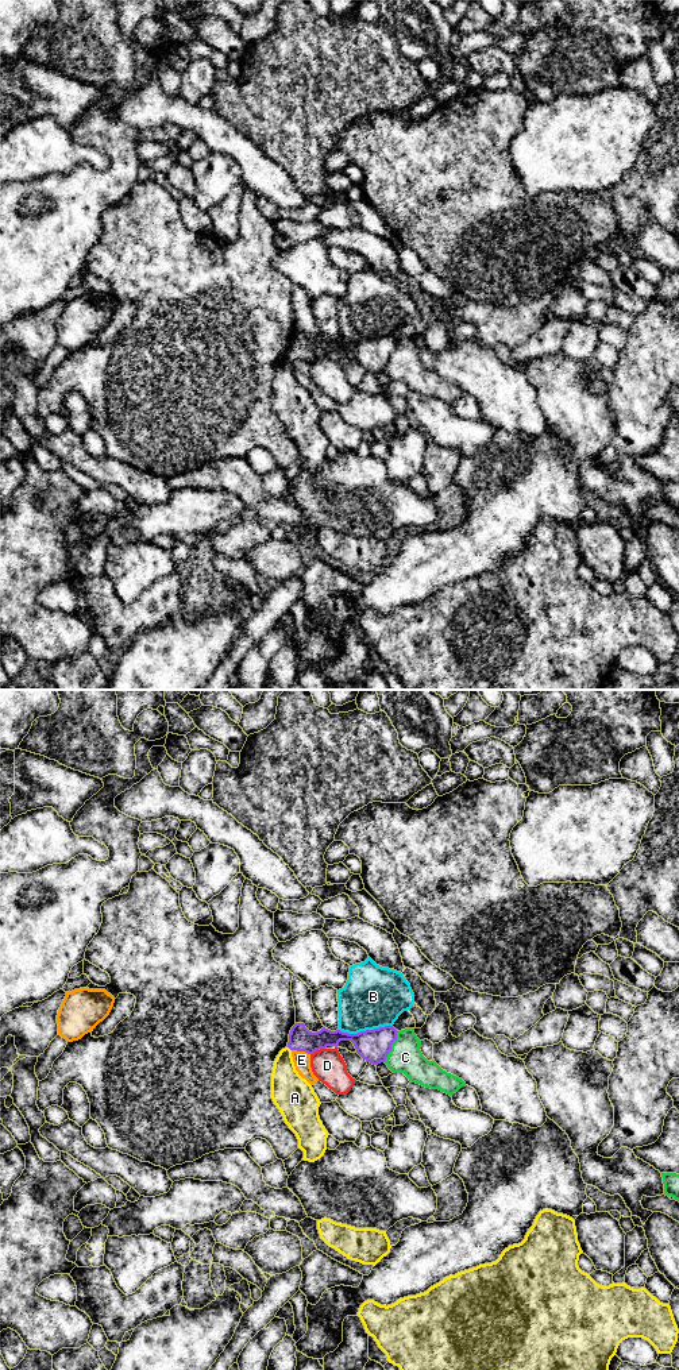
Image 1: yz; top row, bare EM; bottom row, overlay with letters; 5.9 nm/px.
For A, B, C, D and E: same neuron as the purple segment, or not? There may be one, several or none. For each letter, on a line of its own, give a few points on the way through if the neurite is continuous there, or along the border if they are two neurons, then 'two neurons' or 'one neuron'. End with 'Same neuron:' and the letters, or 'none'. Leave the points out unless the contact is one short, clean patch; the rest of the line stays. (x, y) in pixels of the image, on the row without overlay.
A: two neurons
B: two neurons
C: along yz (398, 340), (384, 370) | two neurons
D: two neurons
E: along yz (292, 358), (309, 363) | two neurons
Same neuron: none

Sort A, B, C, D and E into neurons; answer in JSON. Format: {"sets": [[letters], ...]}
{"sets": [["A"], ["B"], ["C"], ["D"], ["E"]]}

